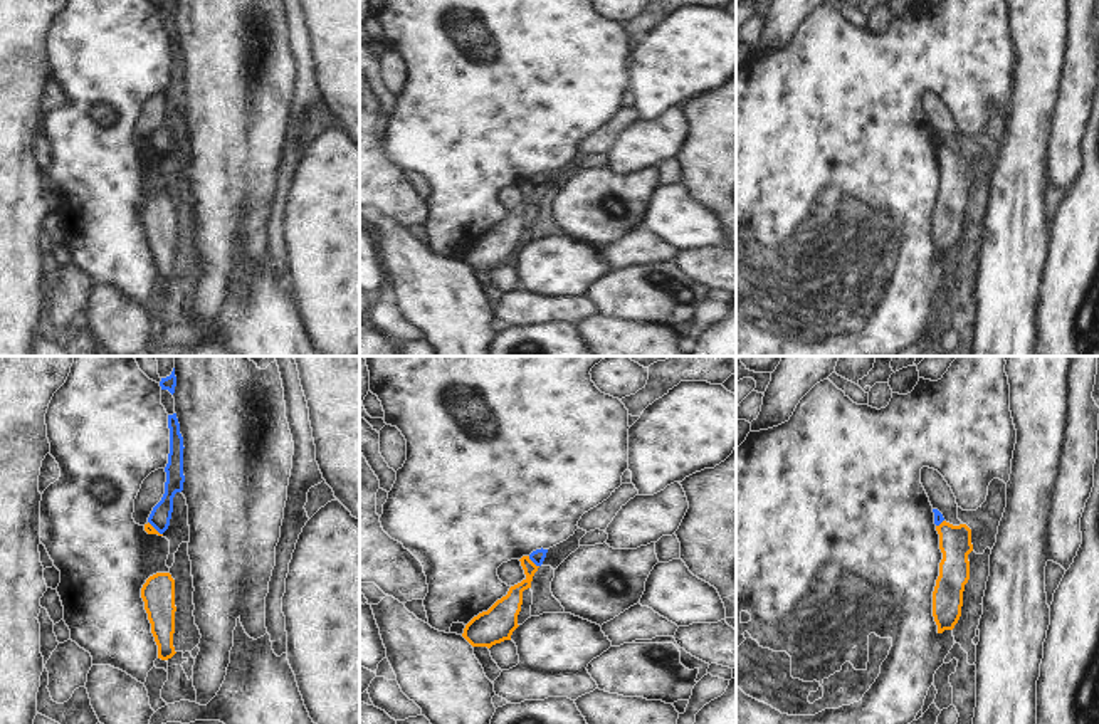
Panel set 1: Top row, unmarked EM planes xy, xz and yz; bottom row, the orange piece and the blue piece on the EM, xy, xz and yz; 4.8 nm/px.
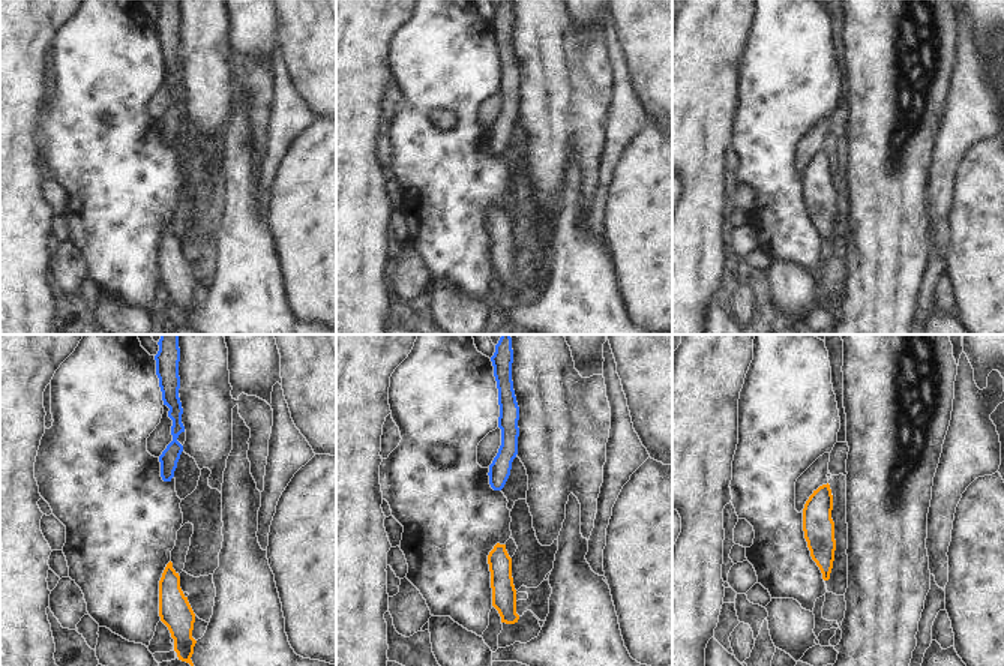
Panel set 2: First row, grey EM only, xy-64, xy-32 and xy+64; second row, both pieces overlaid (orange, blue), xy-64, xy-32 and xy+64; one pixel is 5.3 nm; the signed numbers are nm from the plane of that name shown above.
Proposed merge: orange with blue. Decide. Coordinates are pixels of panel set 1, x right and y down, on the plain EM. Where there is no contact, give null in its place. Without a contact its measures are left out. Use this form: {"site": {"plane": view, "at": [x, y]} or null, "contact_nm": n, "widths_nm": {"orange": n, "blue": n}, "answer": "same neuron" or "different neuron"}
{"site": {"plane": "xz", "at": [531, 185]}, "contact_nm": 80, "widths_nm": {"orange": 110, "blue": 70}, "answer": "different neuron"}

